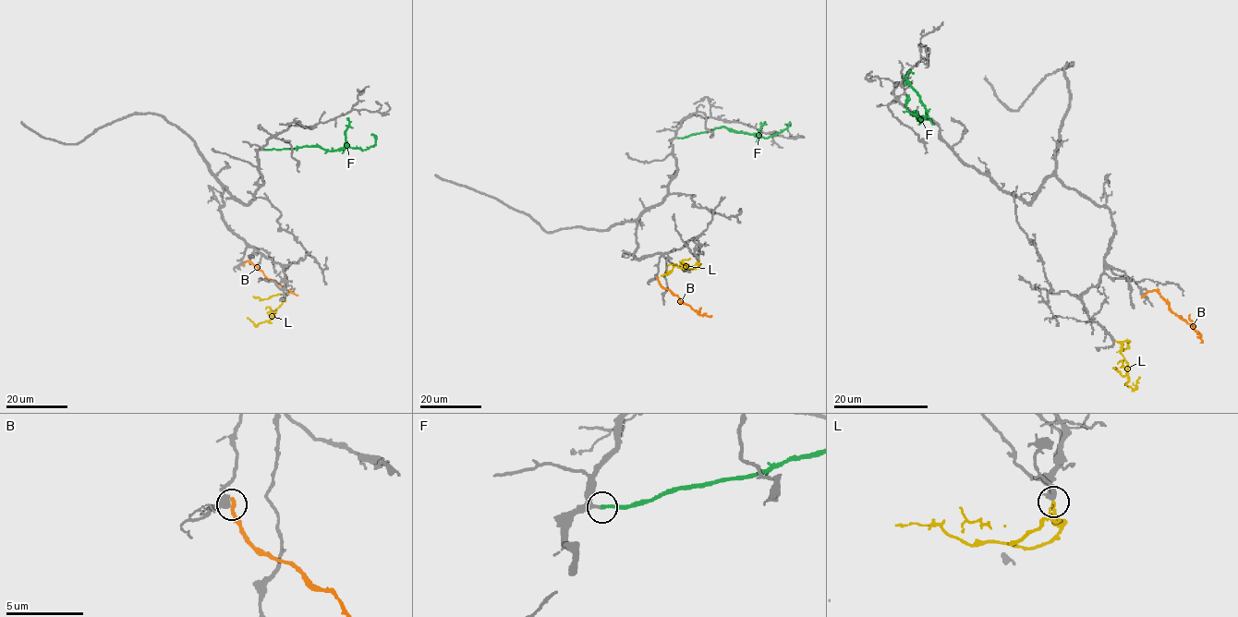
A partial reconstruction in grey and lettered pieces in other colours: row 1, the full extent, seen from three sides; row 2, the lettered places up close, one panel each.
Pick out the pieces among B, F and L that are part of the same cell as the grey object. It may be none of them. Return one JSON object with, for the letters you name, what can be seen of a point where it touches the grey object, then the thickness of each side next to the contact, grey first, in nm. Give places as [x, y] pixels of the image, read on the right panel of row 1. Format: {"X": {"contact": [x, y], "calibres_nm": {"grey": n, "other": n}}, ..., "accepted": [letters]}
{"F": {"contact": [928, 118], "calibres_nm": {"grey": 280, "other": 240}}, "L": {"contact": [1115, 341], "calibres_nm": {"grey": 360, "other": 240}}, "accepted": ["F", "L"]}

